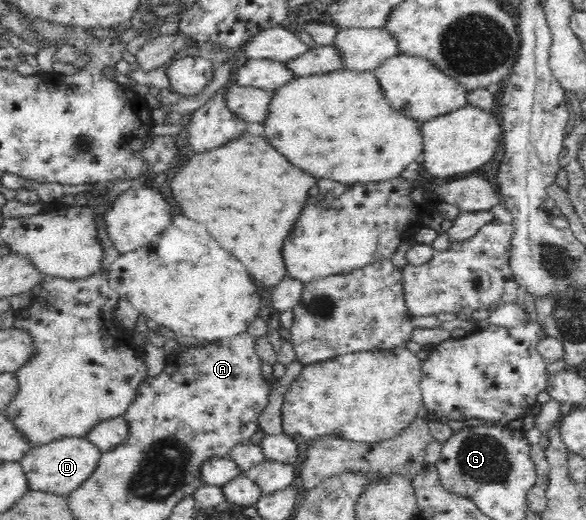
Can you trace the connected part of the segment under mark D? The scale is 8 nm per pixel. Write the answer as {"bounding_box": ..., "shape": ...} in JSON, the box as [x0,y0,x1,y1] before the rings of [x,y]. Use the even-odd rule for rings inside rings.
{"bounding_box":[22,436,103,495],"shape":[[[86,436],[60,438],[50,443],[34,446],[22,459],[31,490],[47,491],[56,495],[70,495],[98,469],[103,451]]]}

